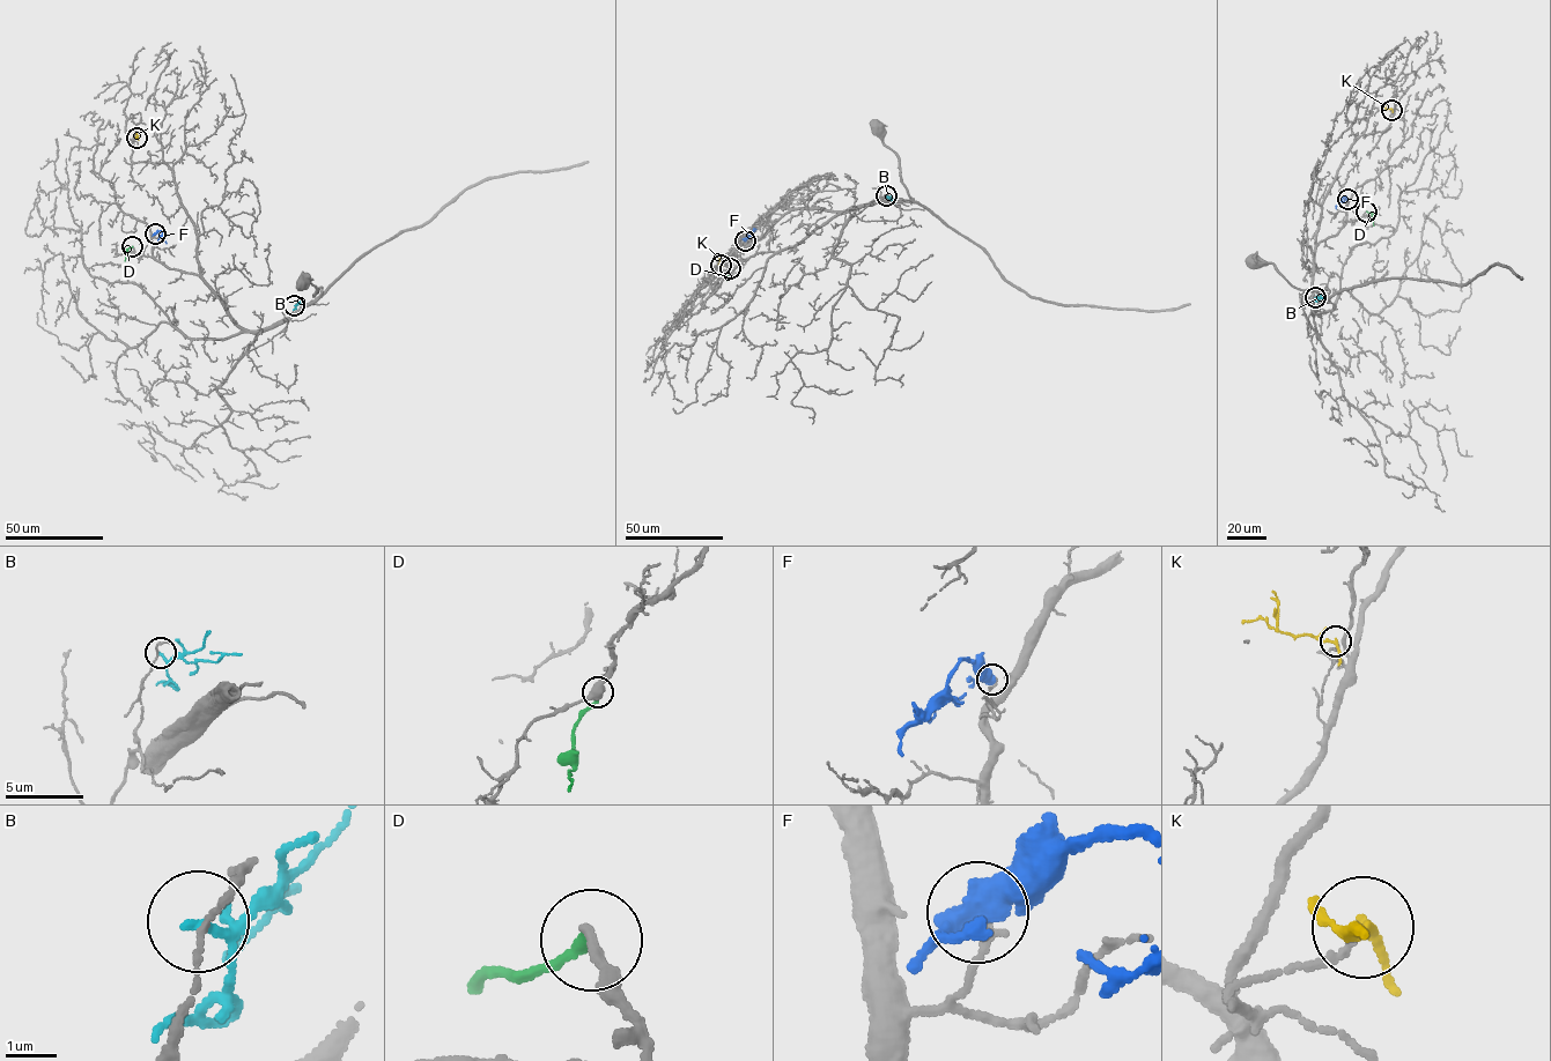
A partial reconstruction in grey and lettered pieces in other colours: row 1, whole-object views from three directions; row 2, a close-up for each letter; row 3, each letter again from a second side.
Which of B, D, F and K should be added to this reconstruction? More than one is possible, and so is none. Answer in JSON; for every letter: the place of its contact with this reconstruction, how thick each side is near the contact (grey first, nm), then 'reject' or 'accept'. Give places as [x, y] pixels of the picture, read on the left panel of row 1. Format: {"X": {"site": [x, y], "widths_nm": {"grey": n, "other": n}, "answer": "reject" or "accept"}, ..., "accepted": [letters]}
{"B": {"site": [294, 305], "widths_nm": {"grey": 90, "other": 120}, "answer": "reject"}, "D": {"site": [132, 246], "widths_nm": {"grey": 220, "other": 240}, "answer": "reject"}, "F": {"site": [155, 234], "widths_nm": {"grey": 140, "other": 550}, "answer": "reject"}, "K": {"site": [137, 138], "widths_nm": {"grey": 120, "other": 170}, "answer": "reject"}, "accepted": []}

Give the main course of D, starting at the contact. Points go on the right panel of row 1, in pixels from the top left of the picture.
D: (1366, 212), (1373, 216), (1373, 225)

